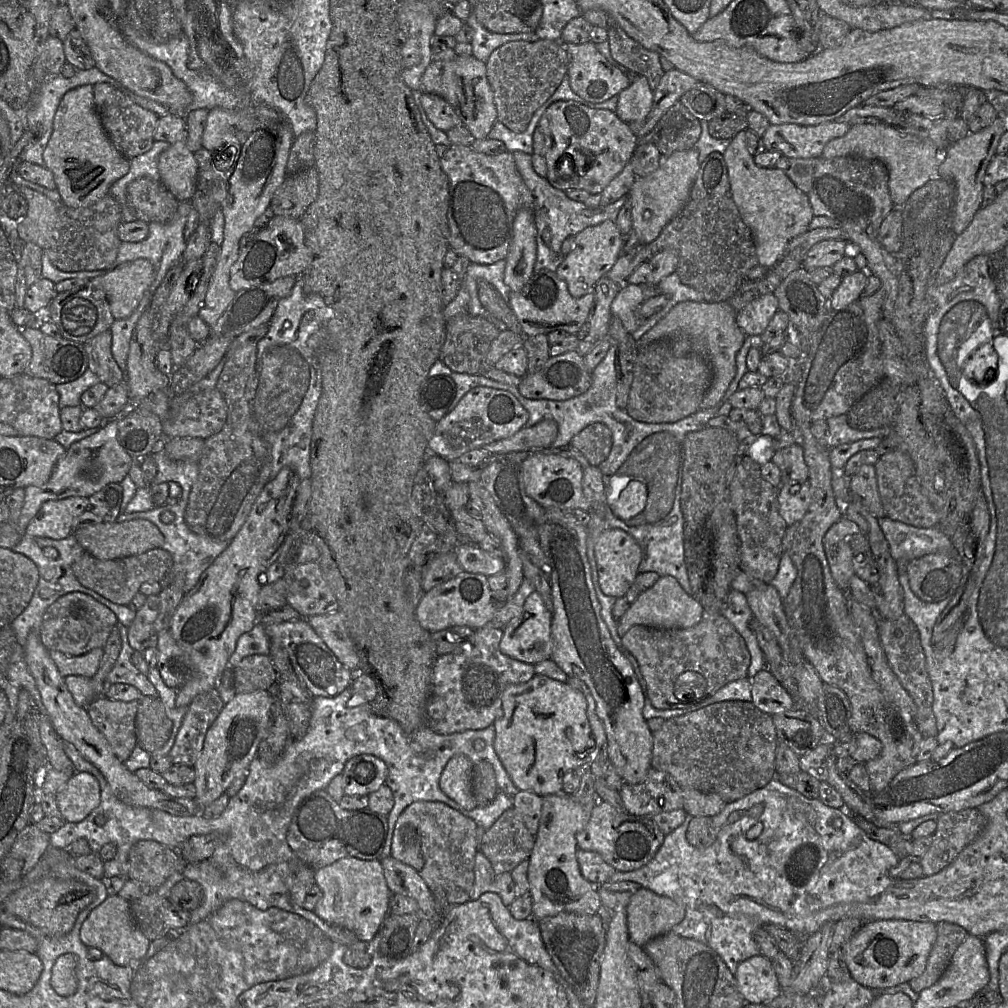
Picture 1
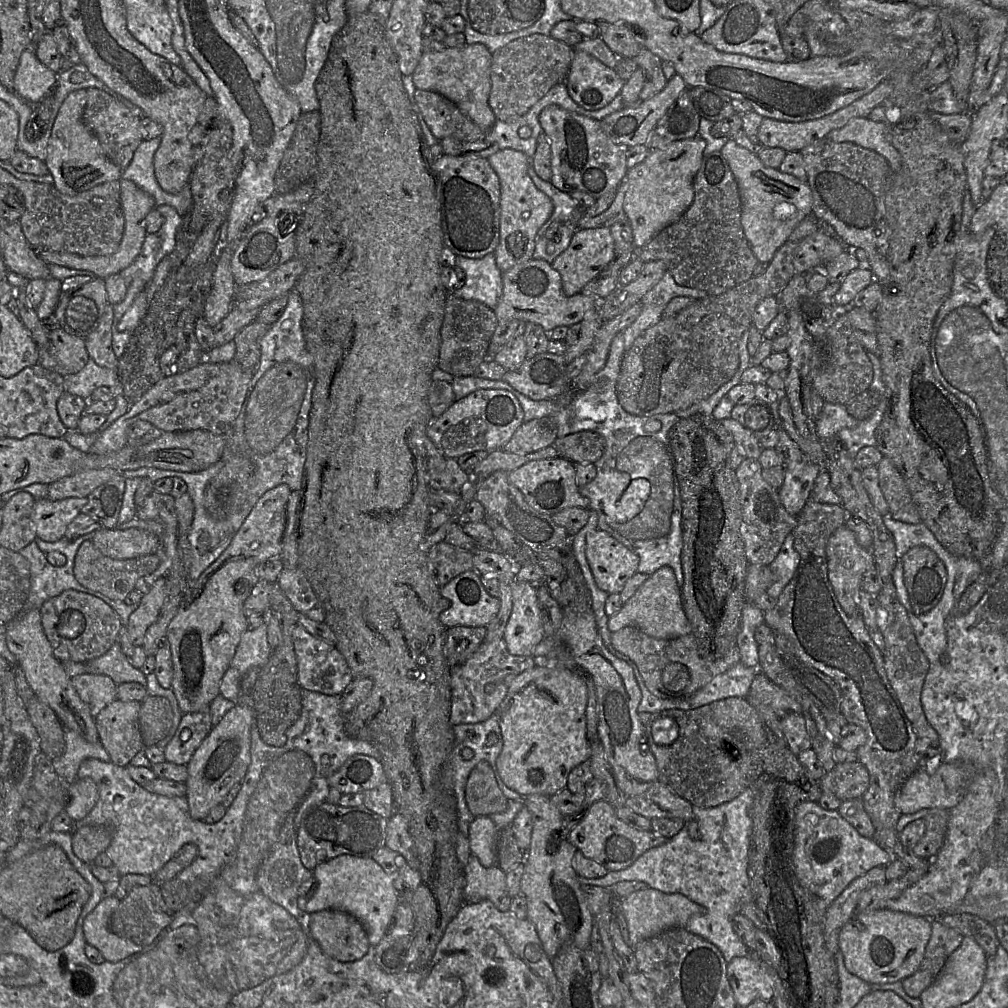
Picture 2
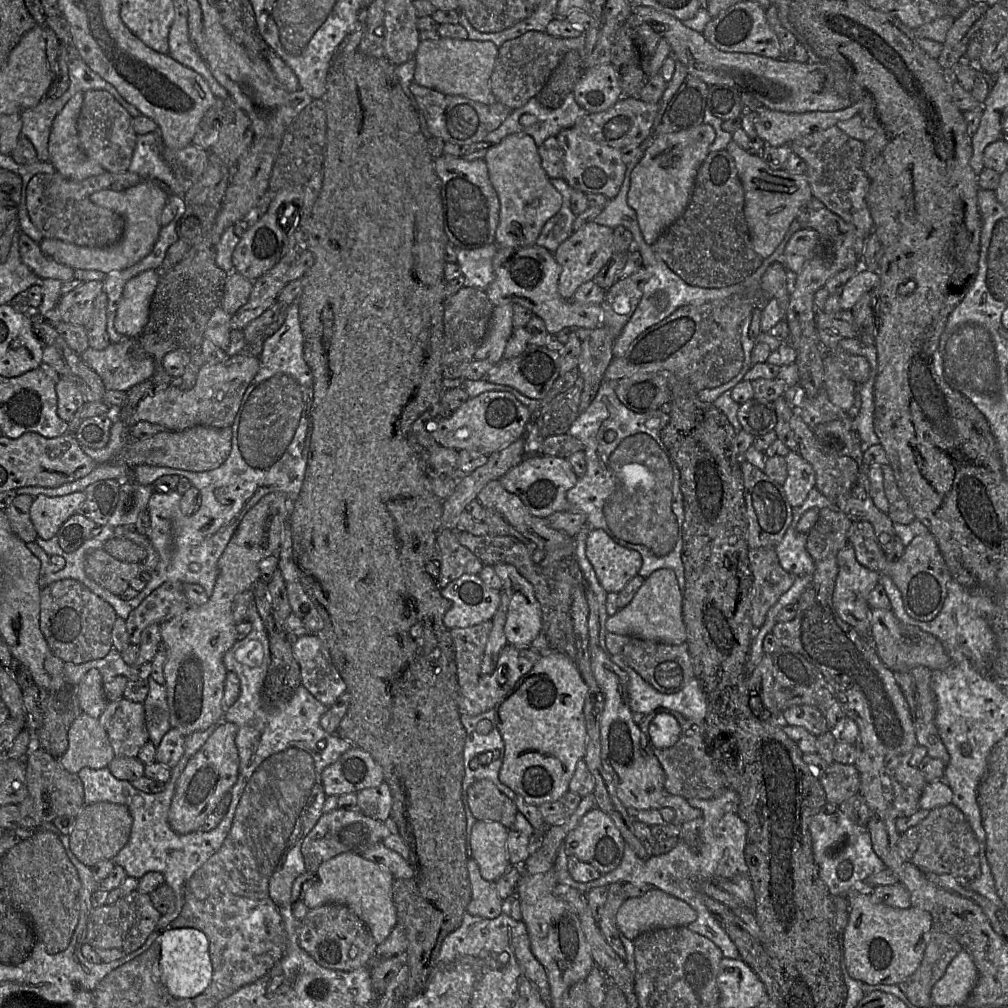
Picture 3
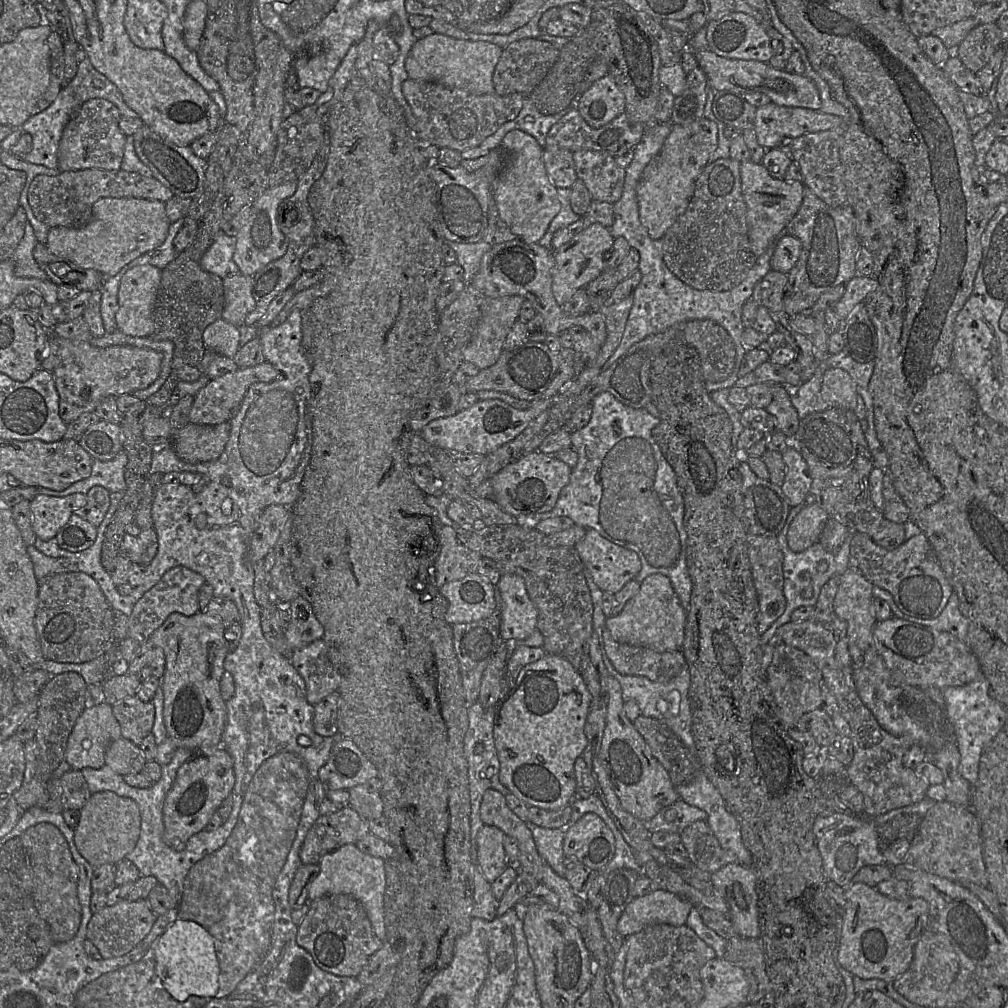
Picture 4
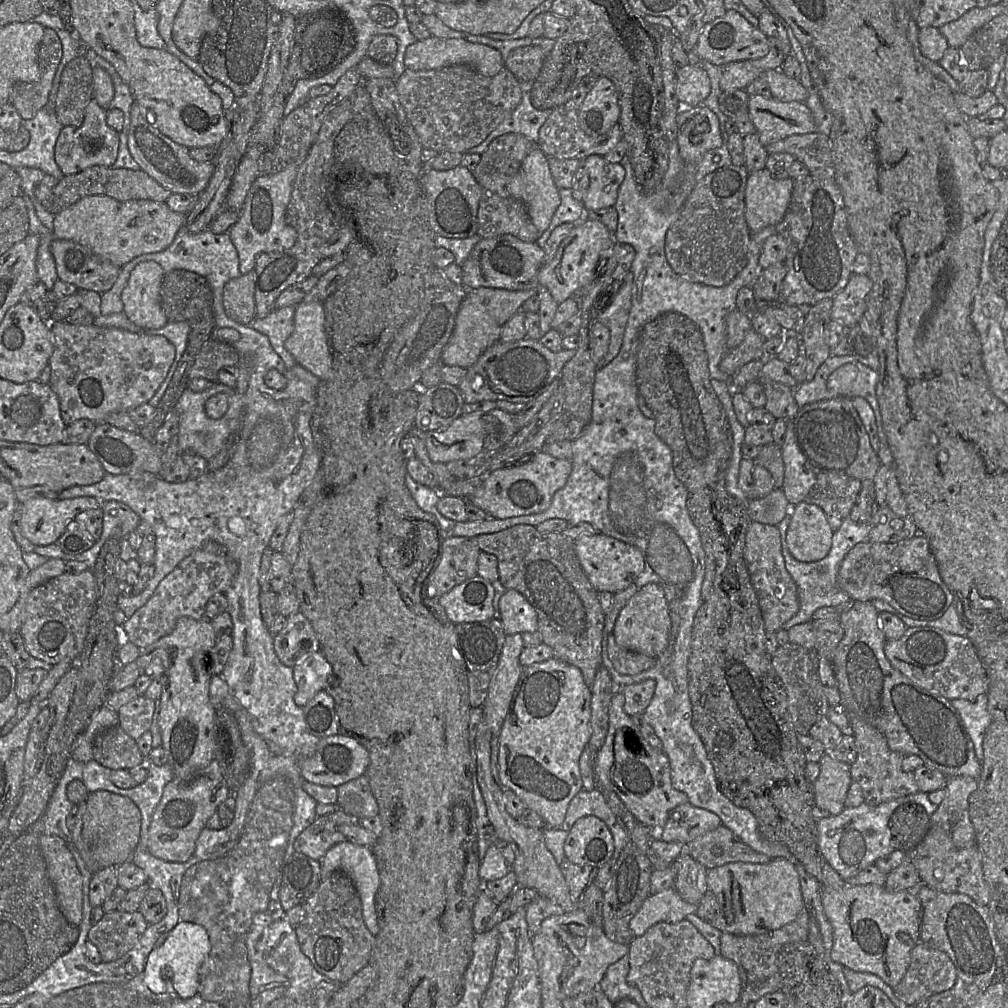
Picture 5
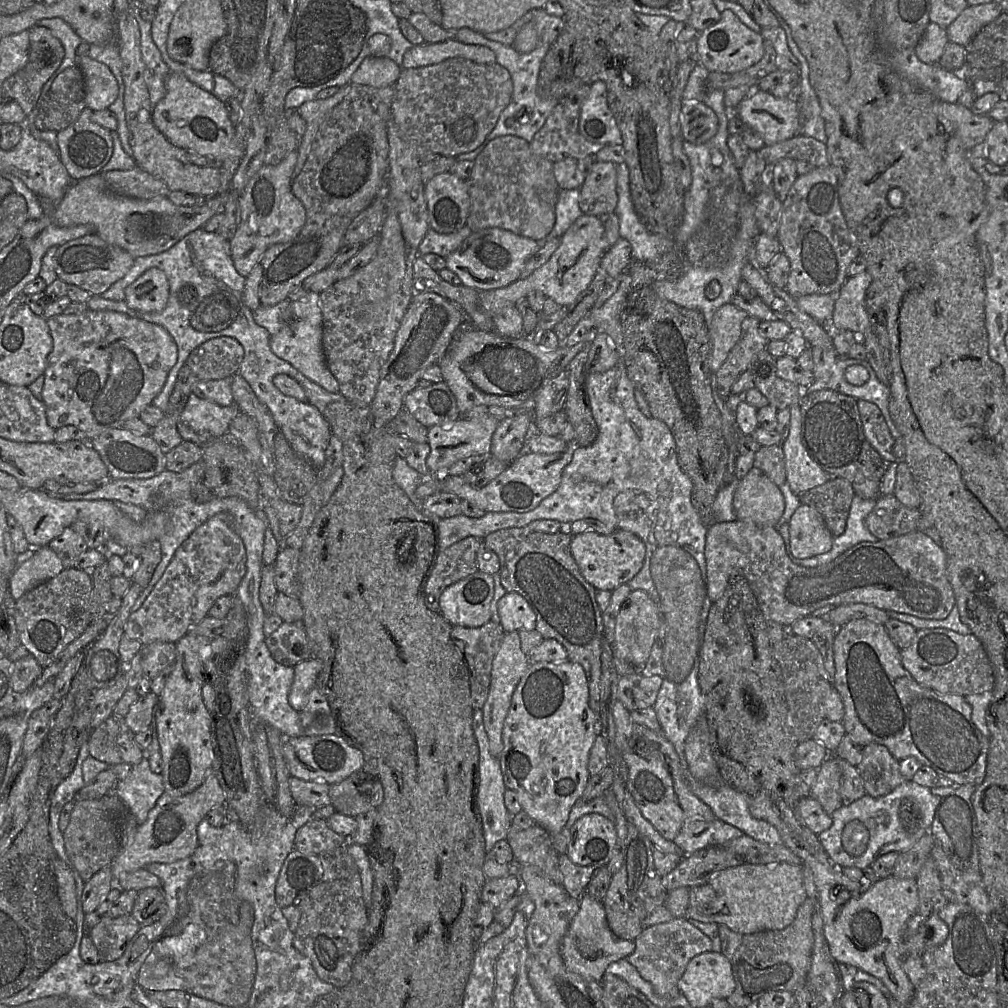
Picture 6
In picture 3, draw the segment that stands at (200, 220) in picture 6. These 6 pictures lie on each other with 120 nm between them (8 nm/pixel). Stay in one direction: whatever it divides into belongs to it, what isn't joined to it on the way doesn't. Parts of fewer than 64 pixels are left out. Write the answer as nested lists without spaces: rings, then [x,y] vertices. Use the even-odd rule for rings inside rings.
[[[142,181],[119,192],[111,190],[94,192],[90,196],[93,204],[112,210],[123,218],[124,230],[121,239],[109,247],[89,248],[46,238],[39,243],[41,251],[57,263],[73,269],[96,270],[107,275],[129,268],[151,252],[159,236],[161,229],[159,219],[168,197],[169,193],[155,181]]]

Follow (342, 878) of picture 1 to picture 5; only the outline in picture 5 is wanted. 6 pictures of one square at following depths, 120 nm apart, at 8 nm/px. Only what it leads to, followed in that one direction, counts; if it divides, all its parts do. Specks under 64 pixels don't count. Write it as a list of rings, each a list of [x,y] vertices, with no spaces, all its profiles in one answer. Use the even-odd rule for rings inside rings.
[[[344,841],[330,848],[320,862],[321,880],[335,871],[342,871],[353,880],[361,899],[364,922],[376,936],[380,930],[376,908],[380,875],[370,847]]]

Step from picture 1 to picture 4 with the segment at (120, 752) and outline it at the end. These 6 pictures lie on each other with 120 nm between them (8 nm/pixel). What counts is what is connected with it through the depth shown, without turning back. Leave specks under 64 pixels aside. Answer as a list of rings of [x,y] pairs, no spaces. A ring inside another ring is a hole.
[[[132,696],[112,705],[112,711],[120,725],[121,737],[135,745],[139,746],[152,733],[155,717],[152,702],[144,702],[137,696]]]

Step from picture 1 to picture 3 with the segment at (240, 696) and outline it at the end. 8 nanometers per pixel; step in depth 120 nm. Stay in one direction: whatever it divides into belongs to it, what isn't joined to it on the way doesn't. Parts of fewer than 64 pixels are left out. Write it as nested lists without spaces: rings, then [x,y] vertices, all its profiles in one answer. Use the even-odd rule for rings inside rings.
[[[225,721],[188,761],[181,773],[169,810],[169,824],[179,834],[197,831],[214,811],[223,796],[231,791],[239,774],[239,754],[236,746],[238,726]]]

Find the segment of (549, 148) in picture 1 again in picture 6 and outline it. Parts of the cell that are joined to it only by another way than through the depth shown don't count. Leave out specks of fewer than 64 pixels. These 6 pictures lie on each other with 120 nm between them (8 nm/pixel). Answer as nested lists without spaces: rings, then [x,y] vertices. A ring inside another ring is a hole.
[[[595,160],[580,187],[579,206],[584,214],[599,217],[615,212],[618,202],[617,165]]]

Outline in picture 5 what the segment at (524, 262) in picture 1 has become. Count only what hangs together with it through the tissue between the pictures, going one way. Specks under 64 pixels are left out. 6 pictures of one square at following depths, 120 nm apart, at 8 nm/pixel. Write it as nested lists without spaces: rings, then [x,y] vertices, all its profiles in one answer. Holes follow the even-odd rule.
[[[538,145],[523,160],[518,173],[508,184],[508,192],[525,205],[539,233],[544,233],[561,199],[548,157]]]

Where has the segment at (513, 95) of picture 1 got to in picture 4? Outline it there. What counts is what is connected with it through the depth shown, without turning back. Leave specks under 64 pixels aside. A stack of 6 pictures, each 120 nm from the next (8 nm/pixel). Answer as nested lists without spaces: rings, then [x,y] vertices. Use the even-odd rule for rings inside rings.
[[[525,38],[510,43],[503,49],[493,73],[494,93],[504,96],[518,92],[530,96],[554,65],[559,53],[560,50],[550,42],[536,38]]]

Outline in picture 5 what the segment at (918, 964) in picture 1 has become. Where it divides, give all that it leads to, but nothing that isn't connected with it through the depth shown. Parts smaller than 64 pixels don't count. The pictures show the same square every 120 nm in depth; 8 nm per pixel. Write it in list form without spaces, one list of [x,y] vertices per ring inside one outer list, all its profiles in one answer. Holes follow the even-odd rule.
[[[845,882],[841,888],[822,887],[822,905],[833,930],[832,960],[853,971],[877,975],[889,986],[895,988],[907,972],[912,949],[920,941],[922,905],[916,891],[892,892],[885,886],[850,885]],[[901,934],[908,934],[909,940],[901,940]]]

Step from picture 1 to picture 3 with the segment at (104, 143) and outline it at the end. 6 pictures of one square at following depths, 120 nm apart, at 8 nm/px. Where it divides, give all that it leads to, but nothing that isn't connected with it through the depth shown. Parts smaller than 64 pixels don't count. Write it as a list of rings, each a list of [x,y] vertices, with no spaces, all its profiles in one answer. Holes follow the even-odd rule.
[[[76,93],[55,117],[49,142],[49,162],[56,172],[73,181],[100,175],[106,170],[83,151],[77,131],[84,93]]]

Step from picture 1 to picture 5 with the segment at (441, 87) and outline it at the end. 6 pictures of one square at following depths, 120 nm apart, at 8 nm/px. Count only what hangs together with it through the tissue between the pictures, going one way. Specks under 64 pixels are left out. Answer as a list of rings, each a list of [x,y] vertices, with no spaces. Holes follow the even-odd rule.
[[[431,36],[417,40],[407,47],[404,65],[412,71],[439,69],[452,65],[467,65],[486,77],[494,77],[504,68],[501,53],[484,44],[471,43],[463,38],[438,38]]]

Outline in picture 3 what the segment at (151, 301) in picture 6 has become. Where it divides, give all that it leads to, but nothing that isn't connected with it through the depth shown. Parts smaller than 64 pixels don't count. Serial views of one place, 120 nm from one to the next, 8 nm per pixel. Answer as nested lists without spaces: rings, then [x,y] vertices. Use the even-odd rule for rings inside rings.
[[[151,269],[134,276],[125,284],[114,320],[119,334],[133,338],[144,328],[158,282],[158,273]]]

